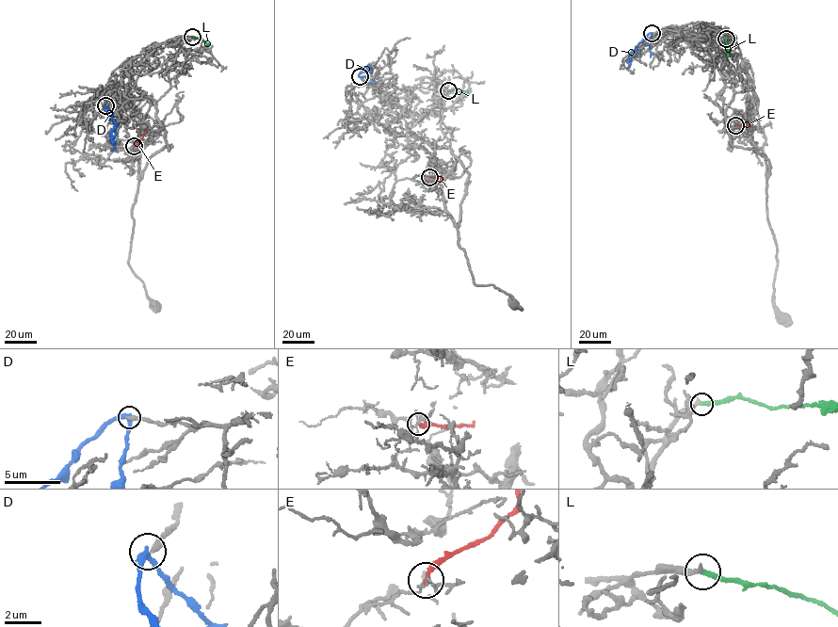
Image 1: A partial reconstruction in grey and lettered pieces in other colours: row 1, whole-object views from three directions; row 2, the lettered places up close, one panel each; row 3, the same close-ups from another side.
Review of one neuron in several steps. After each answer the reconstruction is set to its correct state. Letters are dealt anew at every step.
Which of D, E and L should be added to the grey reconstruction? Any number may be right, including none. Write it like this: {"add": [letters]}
{"add": []}

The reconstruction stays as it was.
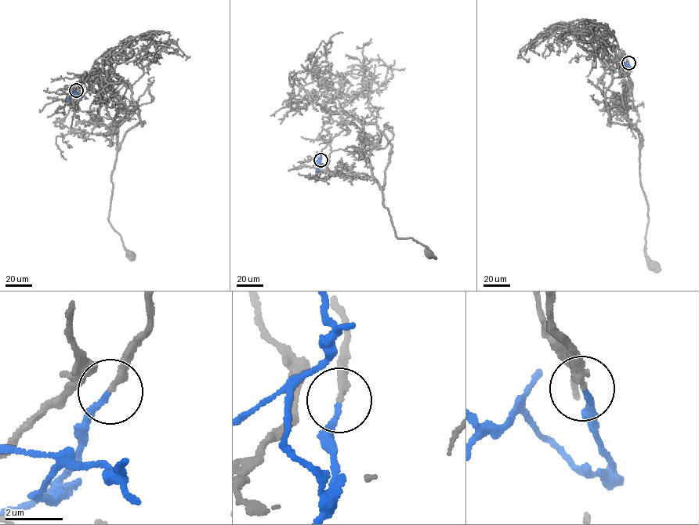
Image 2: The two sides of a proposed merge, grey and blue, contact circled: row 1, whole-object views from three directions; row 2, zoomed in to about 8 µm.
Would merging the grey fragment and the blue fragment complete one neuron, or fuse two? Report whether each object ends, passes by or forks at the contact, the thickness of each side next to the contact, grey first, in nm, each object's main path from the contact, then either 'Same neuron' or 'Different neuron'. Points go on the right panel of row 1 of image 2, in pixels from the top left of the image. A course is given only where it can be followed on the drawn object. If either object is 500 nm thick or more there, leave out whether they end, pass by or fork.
At the ring grey ends. At the ring blue ends. Thickness 240 nm (grey) against 170 nm. Course of grey: (628, 63), (624, 54), (620, 55), (625, 117), (639, 132), (639, 177), (648, 212), (646, 248), (653, 266). Course of blue: (628, 63), (631, 72). Same neuron

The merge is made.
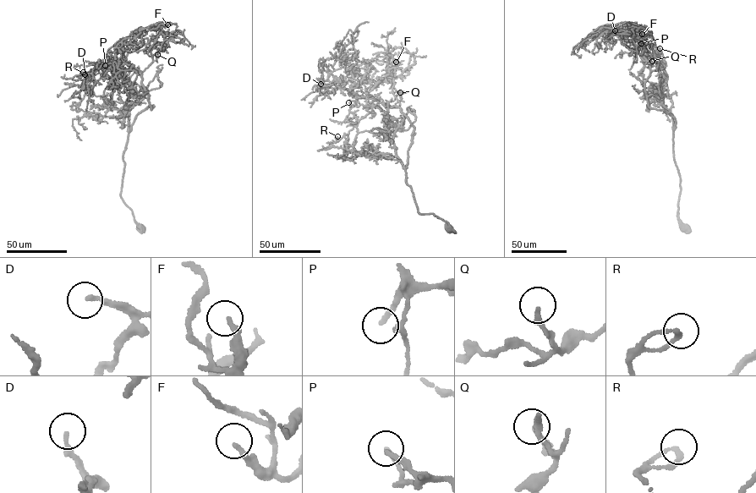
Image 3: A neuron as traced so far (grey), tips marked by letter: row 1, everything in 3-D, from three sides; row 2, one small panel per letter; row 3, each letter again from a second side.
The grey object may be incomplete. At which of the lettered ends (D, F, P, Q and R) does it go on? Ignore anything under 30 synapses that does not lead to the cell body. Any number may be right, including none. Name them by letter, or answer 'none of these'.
P

